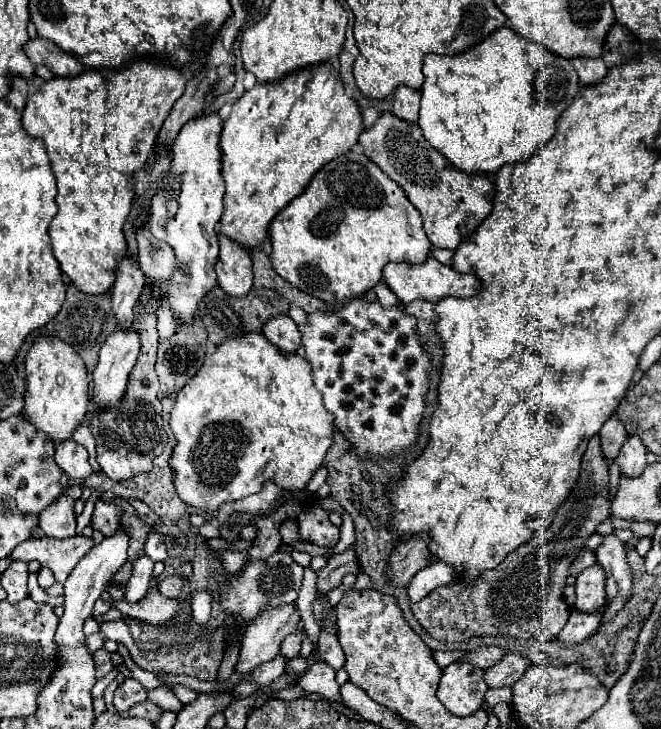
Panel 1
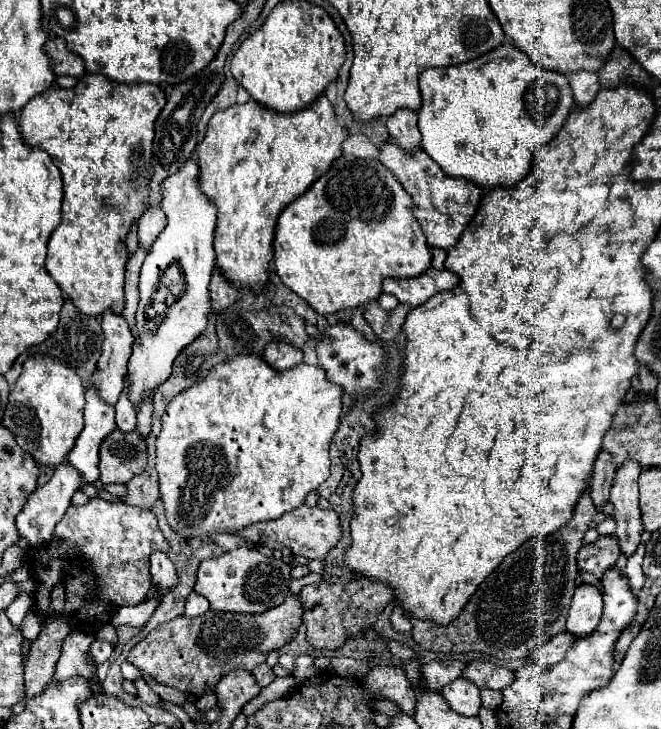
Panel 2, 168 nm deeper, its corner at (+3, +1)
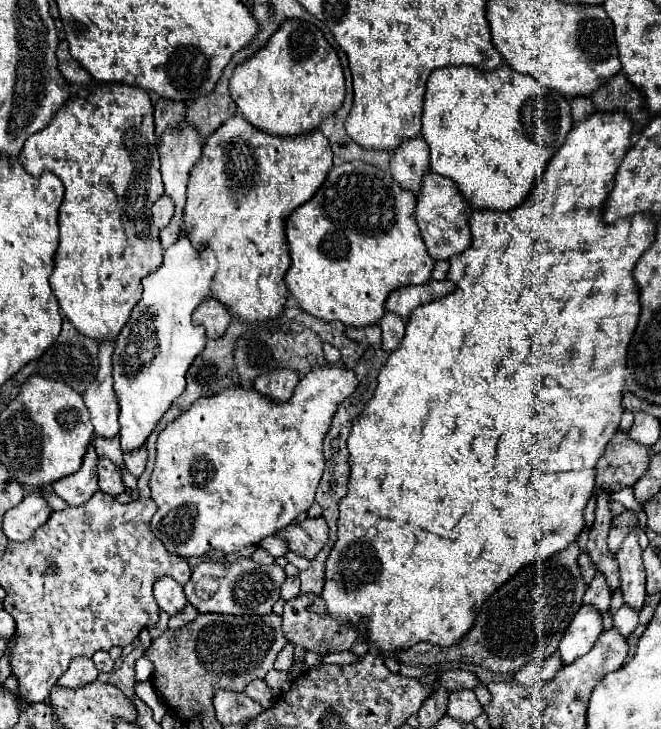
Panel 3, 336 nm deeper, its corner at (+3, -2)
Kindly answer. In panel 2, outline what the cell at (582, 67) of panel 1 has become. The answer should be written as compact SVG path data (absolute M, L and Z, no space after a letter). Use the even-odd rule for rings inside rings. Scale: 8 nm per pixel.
M583 70L581 72L571 72L569 74L569 84L573 88L573 96L575 96L575 102L579 106L587 106L601 88L597 74L595 72L583 72Z

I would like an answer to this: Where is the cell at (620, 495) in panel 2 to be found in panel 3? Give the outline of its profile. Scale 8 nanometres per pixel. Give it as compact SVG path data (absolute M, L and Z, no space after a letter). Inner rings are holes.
M633 529L621 549L617 551L617 563L621 573L621 593L625 599L625 605L641 611L645 603L645 569L641 561L641 547L637 543L637 529Z

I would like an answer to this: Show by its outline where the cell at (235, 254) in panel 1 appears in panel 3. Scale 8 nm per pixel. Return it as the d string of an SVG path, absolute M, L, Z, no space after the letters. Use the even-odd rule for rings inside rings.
M203 301L195 313L193 313L193 321L195 325L203 325L207 331L207 337L221 337L225 333L225 329L231 323L231 315L227 313L227 309L219 303L219 301Z

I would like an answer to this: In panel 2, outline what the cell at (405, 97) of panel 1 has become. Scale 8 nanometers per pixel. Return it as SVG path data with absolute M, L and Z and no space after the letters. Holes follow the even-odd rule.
M407 108L397 110L393 116L387 118L387 128L391 138L403 148L403 150L415 150L421 146L421 134L417 130L417 112L411 112Z

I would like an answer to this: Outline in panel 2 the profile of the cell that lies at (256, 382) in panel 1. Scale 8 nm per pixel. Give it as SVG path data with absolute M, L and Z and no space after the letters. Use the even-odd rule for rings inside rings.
M243 354L239 358L231 358L231 360L215 366L215 370L211 370L211 374L207 378L203 378L203 382L197 382L195 386L189 386L187 390L183 390L183 394L177 394L167 404L167 412L161 418L163 430L157 436L157 466L155 466L155 470L159 474L161 500L165 504L165 512L167 512L167 520L169 520L171 528L177 530L183 538L207 536L211 532L231 532L231 530L239 530L253 522L275 520L279 516L283 516L285 512L301 506L305 502L305 496L311 490L317 490L319 484L329 478L329 444L331 444L331 436L339 428L339 416L341 416L341 388L331 384L319 366L309 366L309 364L301 362L301 364L293 366L291 370L281 372L281 370L273 370L271 366L267 366L267 362L261 356L255 358L255 354Z

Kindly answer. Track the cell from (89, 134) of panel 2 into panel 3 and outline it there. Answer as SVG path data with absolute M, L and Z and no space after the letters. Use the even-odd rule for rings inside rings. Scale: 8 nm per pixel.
M105 83L91 89L91 95L85 99L69 99L43 131L25 141L23 167L33 177L51 171L65 185L65 201L59 211L59 251L49 279L61 311L85 337L113 341L139 303L143 293L141 279L163 263L165 253L159 241L159 229L151 221L151 207L163 195L163 181L159 177L149 93L133 85Z

